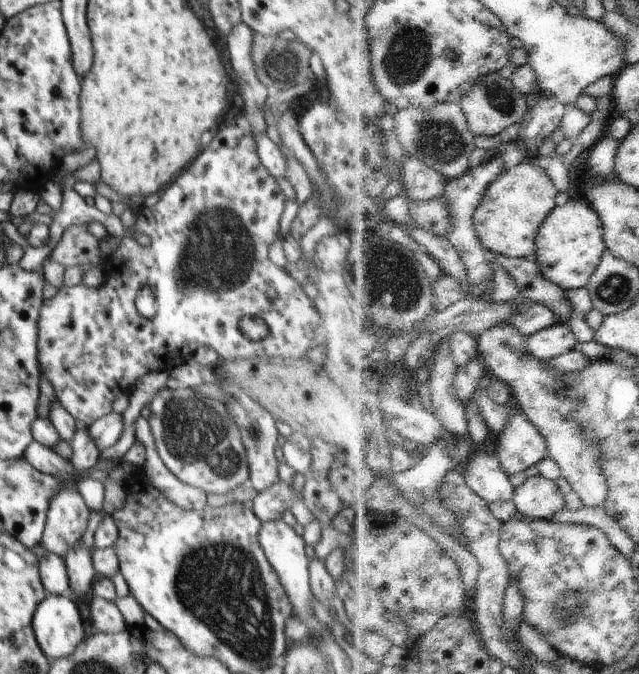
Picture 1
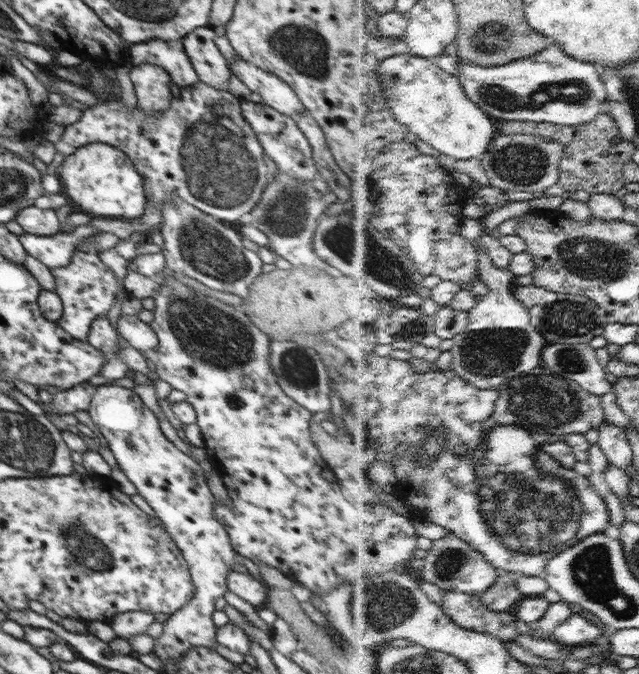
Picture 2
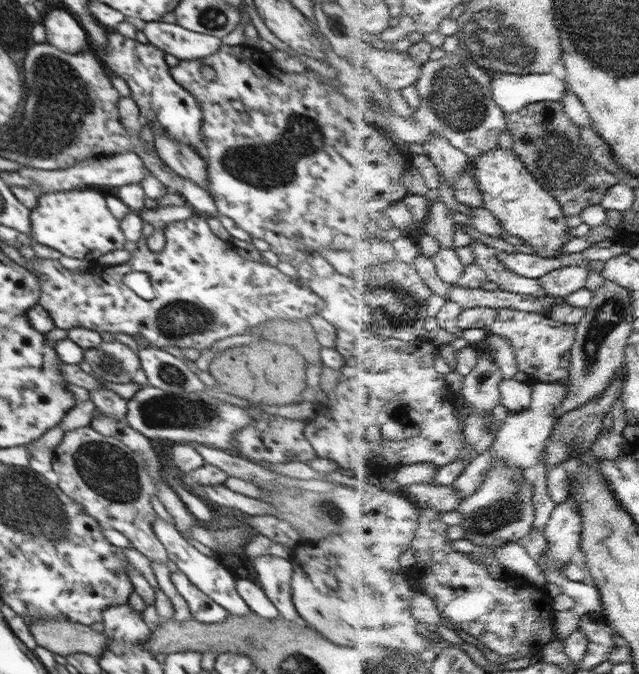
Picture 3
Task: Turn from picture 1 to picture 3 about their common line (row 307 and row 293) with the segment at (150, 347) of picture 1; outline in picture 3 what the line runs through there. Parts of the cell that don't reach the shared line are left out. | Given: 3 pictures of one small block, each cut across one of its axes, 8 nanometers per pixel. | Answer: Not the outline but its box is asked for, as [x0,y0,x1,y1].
[25,213,328,351]

